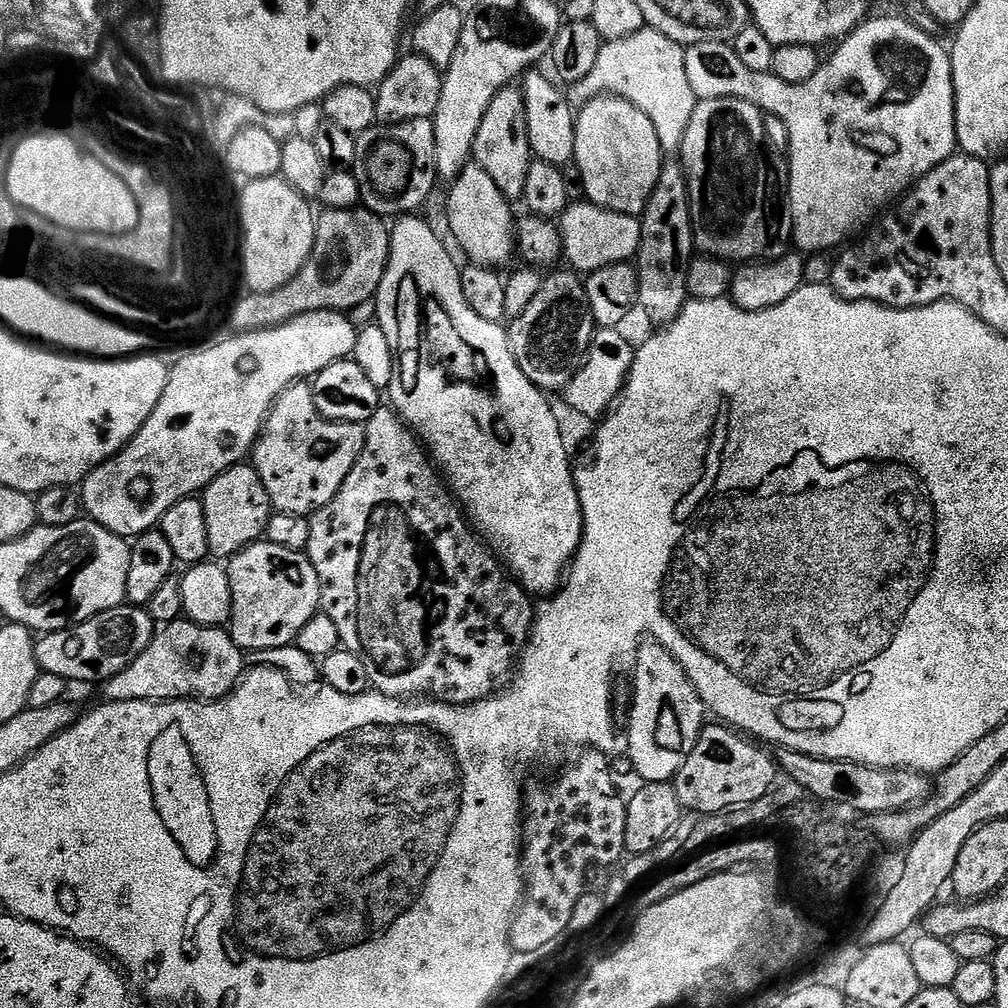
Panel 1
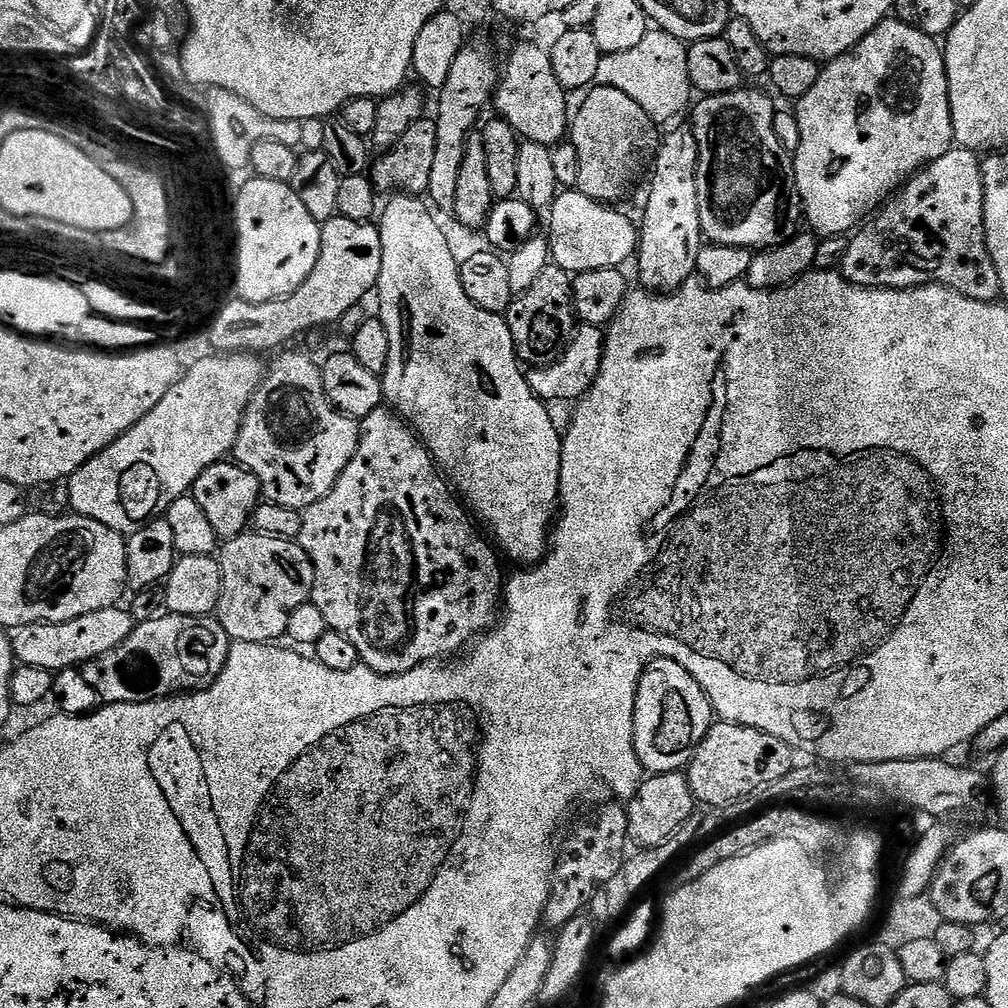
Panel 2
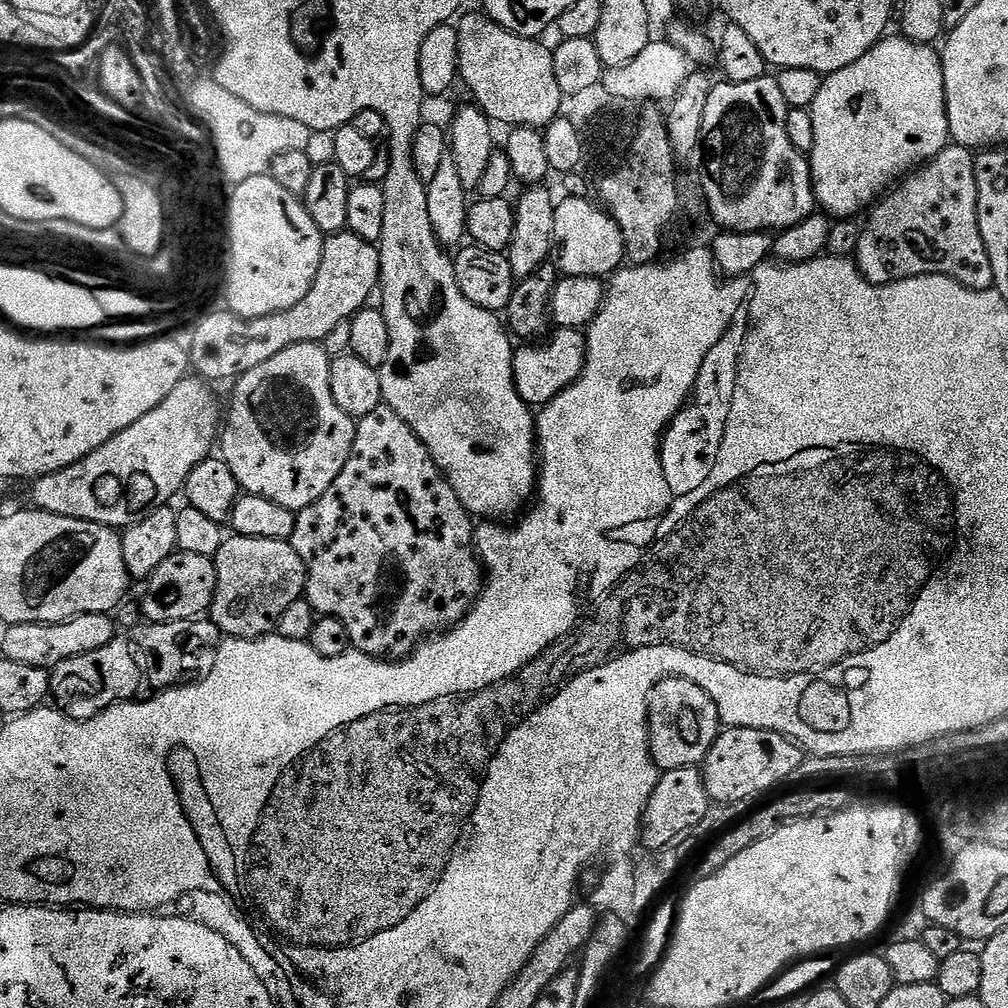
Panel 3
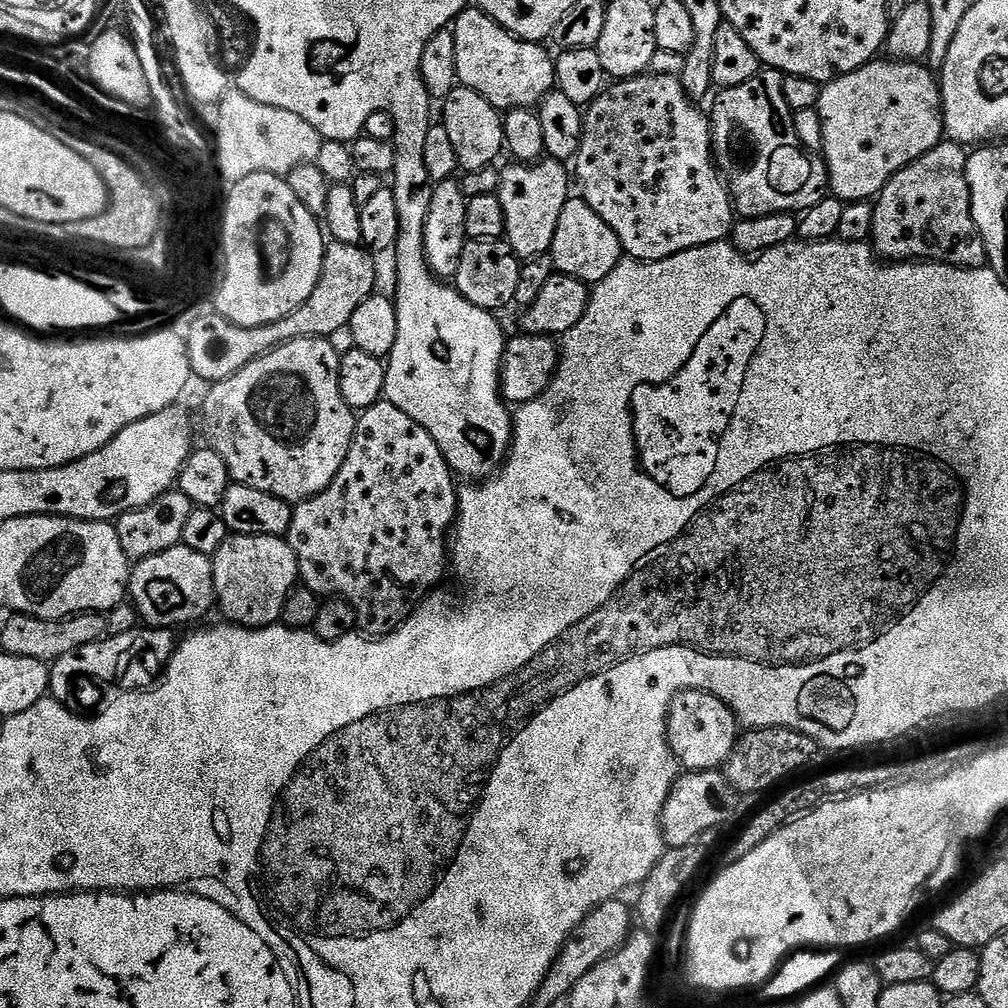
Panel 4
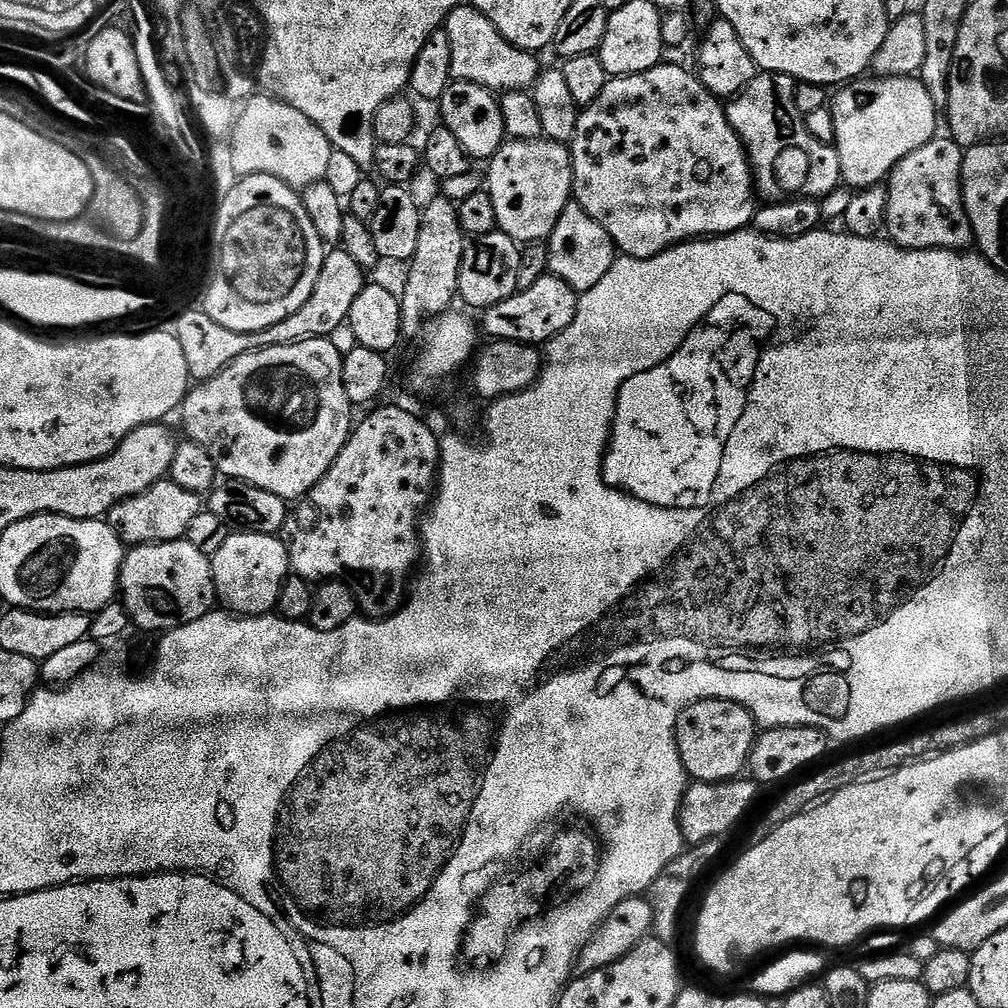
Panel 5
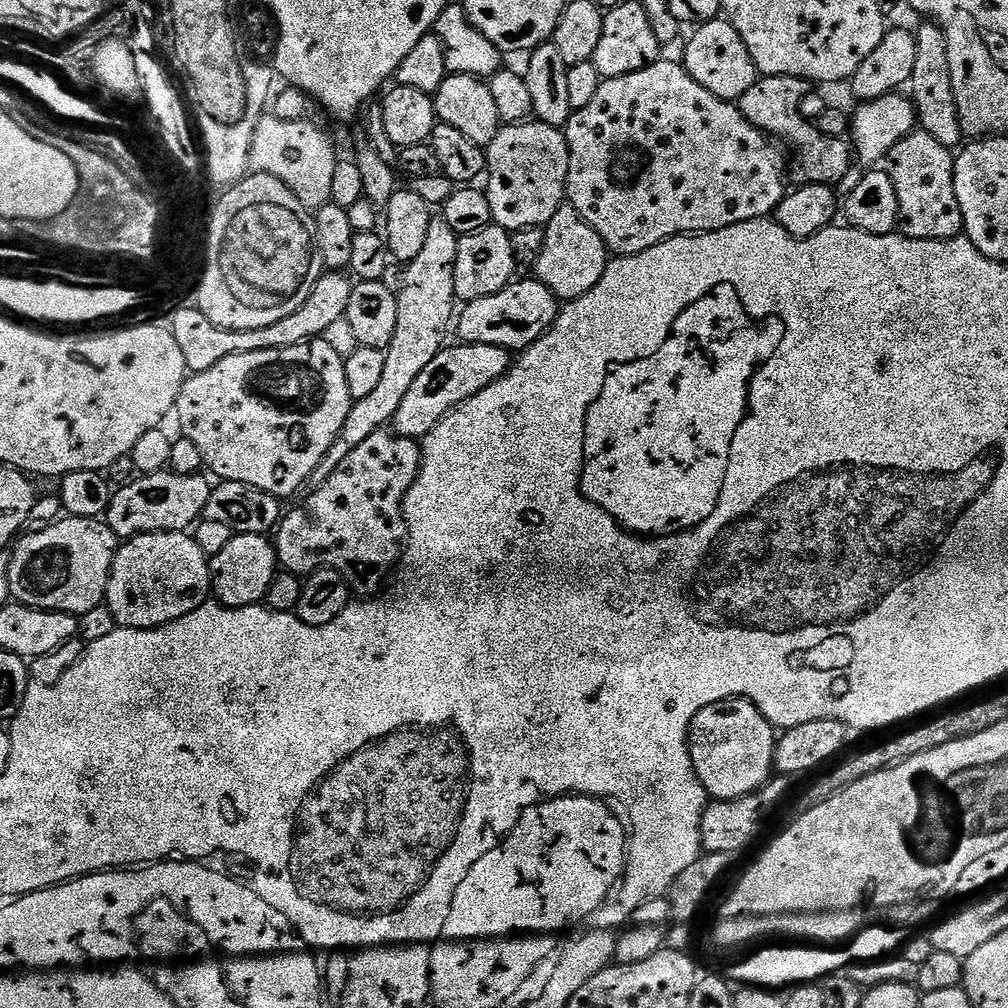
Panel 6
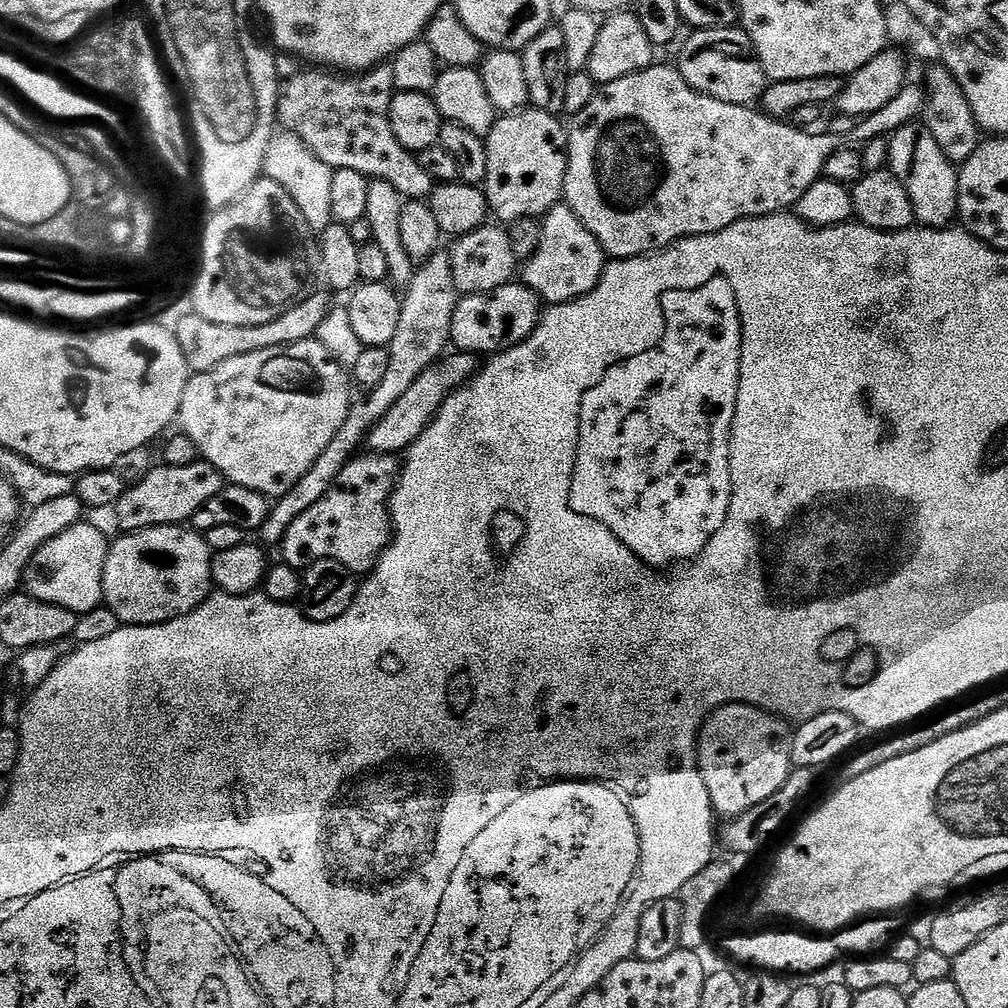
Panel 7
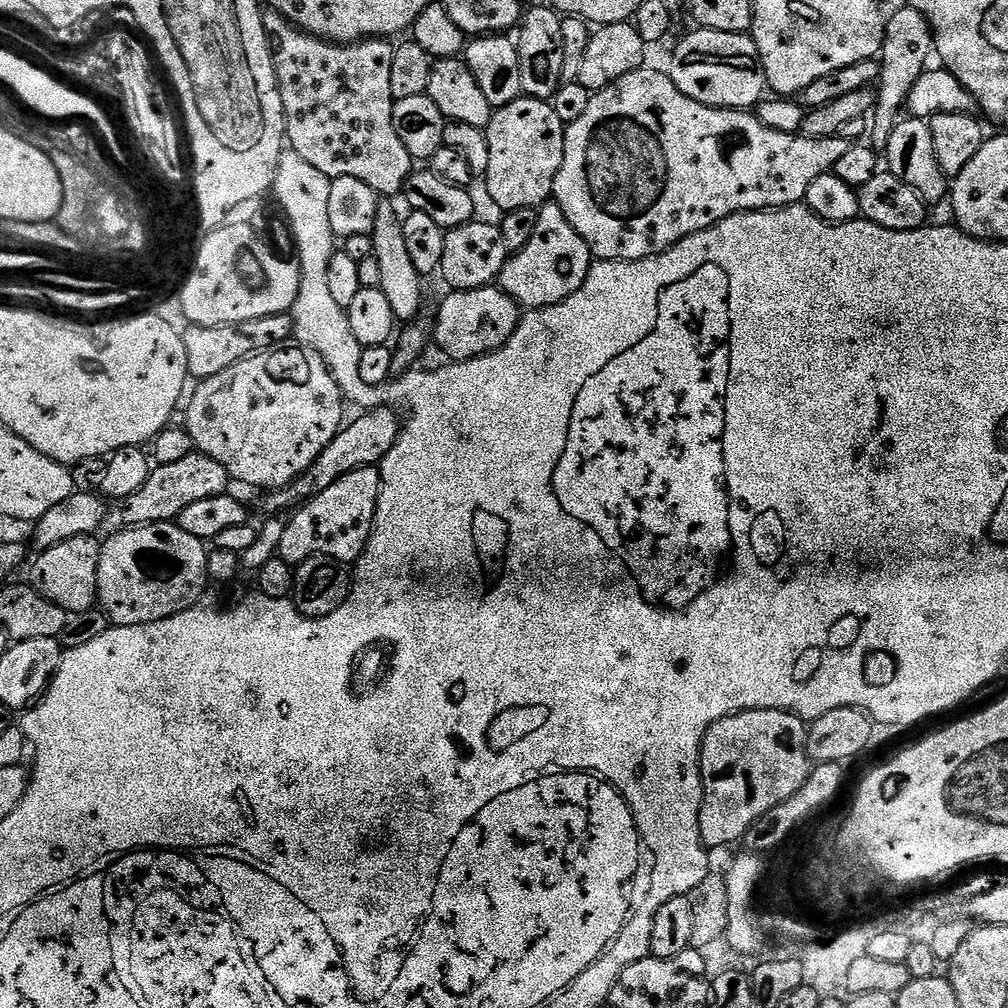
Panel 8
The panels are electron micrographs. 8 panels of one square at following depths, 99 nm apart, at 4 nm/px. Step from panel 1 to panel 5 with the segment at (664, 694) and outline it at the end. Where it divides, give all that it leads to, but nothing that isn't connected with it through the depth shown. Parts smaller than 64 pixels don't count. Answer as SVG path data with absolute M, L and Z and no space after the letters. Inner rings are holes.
M703 700L685 708L676 723L676 745L682 766L693 781L701 784L720 784L724 780L734 780L740 771L748 768L748 759L752 756L752 746L756 742L758 725L756 719L740 704L729 700Z

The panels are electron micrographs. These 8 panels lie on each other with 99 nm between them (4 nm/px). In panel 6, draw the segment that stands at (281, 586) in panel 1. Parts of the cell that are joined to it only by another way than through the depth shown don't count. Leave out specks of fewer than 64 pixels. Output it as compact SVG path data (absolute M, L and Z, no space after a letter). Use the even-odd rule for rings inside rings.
M236 534L225 548L211 557L211 595L226 608L245 608L261 603L270 590L270 582L278 574L275 543L268 536L258 534Z

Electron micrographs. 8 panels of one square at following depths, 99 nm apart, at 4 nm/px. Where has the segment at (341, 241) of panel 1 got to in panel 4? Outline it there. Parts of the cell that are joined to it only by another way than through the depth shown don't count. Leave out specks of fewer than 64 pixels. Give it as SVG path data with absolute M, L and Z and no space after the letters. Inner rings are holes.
M329 243L324 249L322 274L318 278L318 286L314 286L314 294L310 294L308 301L302 306L298 306L298 310L294 310L286 318L282 318L278 322L270 322L266 326L254 326L253 328L238 326L231 324L229 320L218 314L198 317L189 326L188 332L186 331L188 357L190 358L193 377L197 381L200 379L208 380L207 382L225 380L234 374L238 374L238 370L242 370L242 366L262 358L267 352L272 352L275 348L290 343L291 340L300 340L304 336L330 338L334 334L334 330L346 328L350 318L354 318L354 310L358 310L358 306L362 306L362 302L366 302L366 298L370 298L377 291L376 264L372 260L375 260L373 253L360 244Z

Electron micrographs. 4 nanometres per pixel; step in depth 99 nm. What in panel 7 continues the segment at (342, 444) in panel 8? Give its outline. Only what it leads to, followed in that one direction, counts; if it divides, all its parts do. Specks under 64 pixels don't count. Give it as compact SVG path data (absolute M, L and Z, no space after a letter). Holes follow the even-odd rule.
M453 351L453 356L445 355L436 359L432 365L422 370L418 378L411 383L406 394L394 403L385 416L366 433L366 444L373 452L389 454L404 454L411 448L412 443L428 429L430 421L436 417L444 399L464 387L478 371L477 357L471 352Z

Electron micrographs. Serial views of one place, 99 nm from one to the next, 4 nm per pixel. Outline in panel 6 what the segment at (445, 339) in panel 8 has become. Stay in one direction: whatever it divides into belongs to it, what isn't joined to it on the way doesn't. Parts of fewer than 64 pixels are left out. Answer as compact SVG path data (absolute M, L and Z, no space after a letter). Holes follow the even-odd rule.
M519 280L498 290L498 294L467 301L459 309L458 319L454 324L455 335L457 332L459 339L465 344L502 346L516 354L538 342L538 338L548 332L549 326L559 316L562 304L541 280Z

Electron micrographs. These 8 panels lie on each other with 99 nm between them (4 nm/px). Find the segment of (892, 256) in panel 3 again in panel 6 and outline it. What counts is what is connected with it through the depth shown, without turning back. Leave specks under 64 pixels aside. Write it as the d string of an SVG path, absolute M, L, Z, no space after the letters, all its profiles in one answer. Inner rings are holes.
M922 130L912 131L888 152L886 171L898 190L903 235L911 240L949 240L963 233L962 210L954 194L955 169L953 153Z

